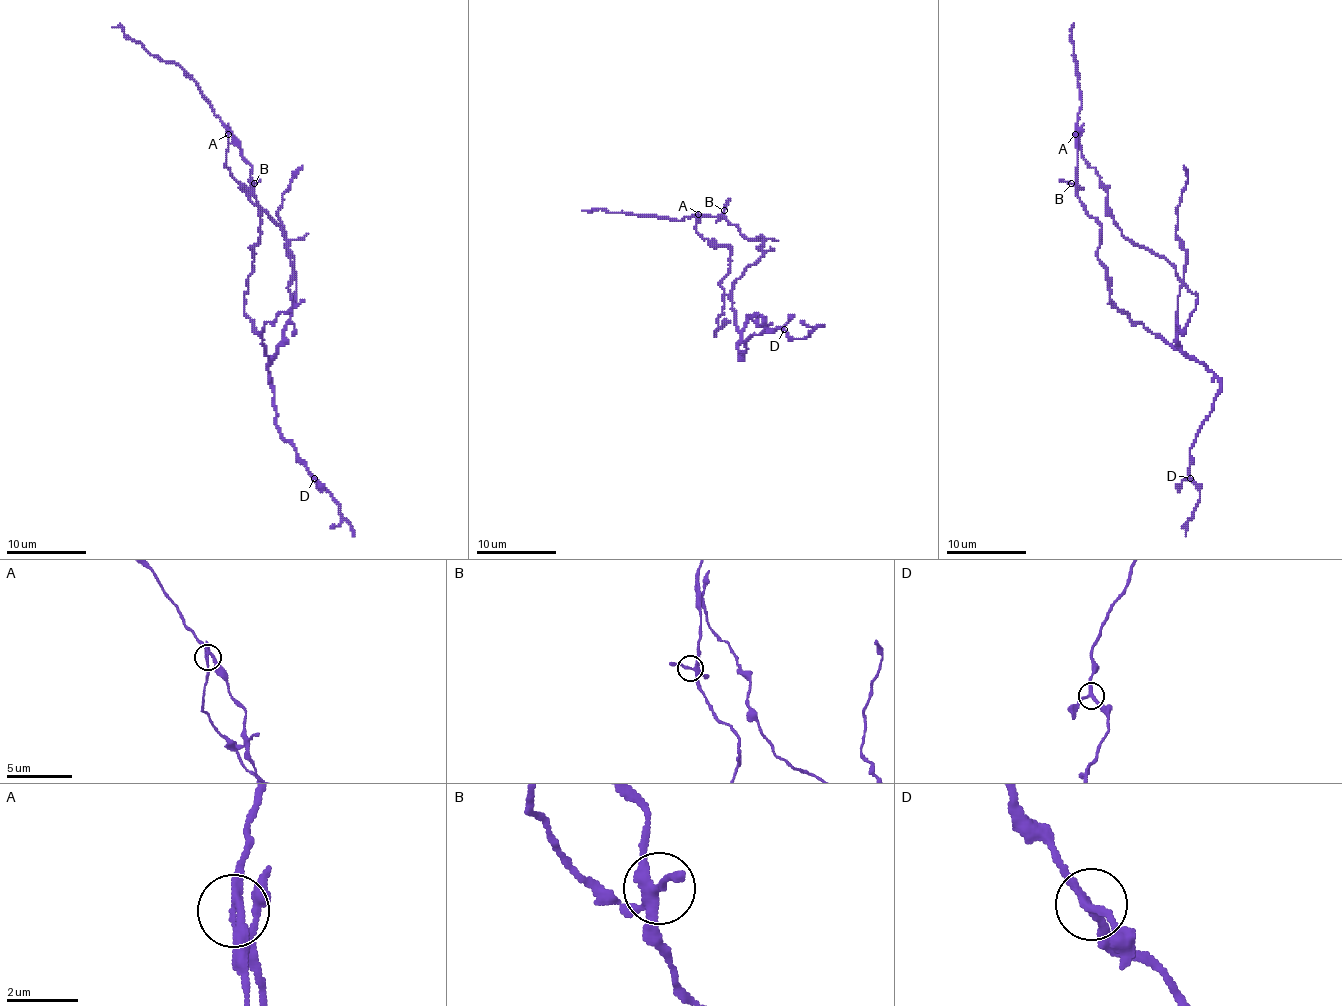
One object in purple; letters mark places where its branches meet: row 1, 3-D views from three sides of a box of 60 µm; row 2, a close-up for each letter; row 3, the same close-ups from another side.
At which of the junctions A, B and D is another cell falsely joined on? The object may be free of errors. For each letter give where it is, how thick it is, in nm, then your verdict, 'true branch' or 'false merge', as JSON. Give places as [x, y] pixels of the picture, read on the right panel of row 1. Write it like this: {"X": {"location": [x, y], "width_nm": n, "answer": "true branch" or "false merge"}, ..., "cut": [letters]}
{"A": {"location": [1075, 134], "width_nm": 190, "answer": "false merge"}, "B": {"location": [1071, 183], "width_nm": 240, "answer": "true branch"}, "D": {"location": [1190, 478], "width_nm": 200, "answer": "true branch"}, "cut": ["A"]}

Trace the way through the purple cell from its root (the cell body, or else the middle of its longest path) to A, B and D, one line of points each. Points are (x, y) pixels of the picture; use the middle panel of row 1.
A: (760, 236), (756, 240), (748, 240), (724, 216), (698, 214)
B: (760, 236), (756, 240), (748, 240), (724, 216), (724, 210)
D: (760, 236), (762, 254), (732, 291), (738, 355), (742, 359), (746, 343), (764, 329), (784, 329)

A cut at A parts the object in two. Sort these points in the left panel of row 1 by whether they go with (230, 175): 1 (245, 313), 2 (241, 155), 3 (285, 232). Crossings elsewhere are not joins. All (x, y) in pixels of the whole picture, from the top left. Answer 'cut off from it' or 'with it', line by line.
1: with it
2: cut off from it
3: cut off from it

